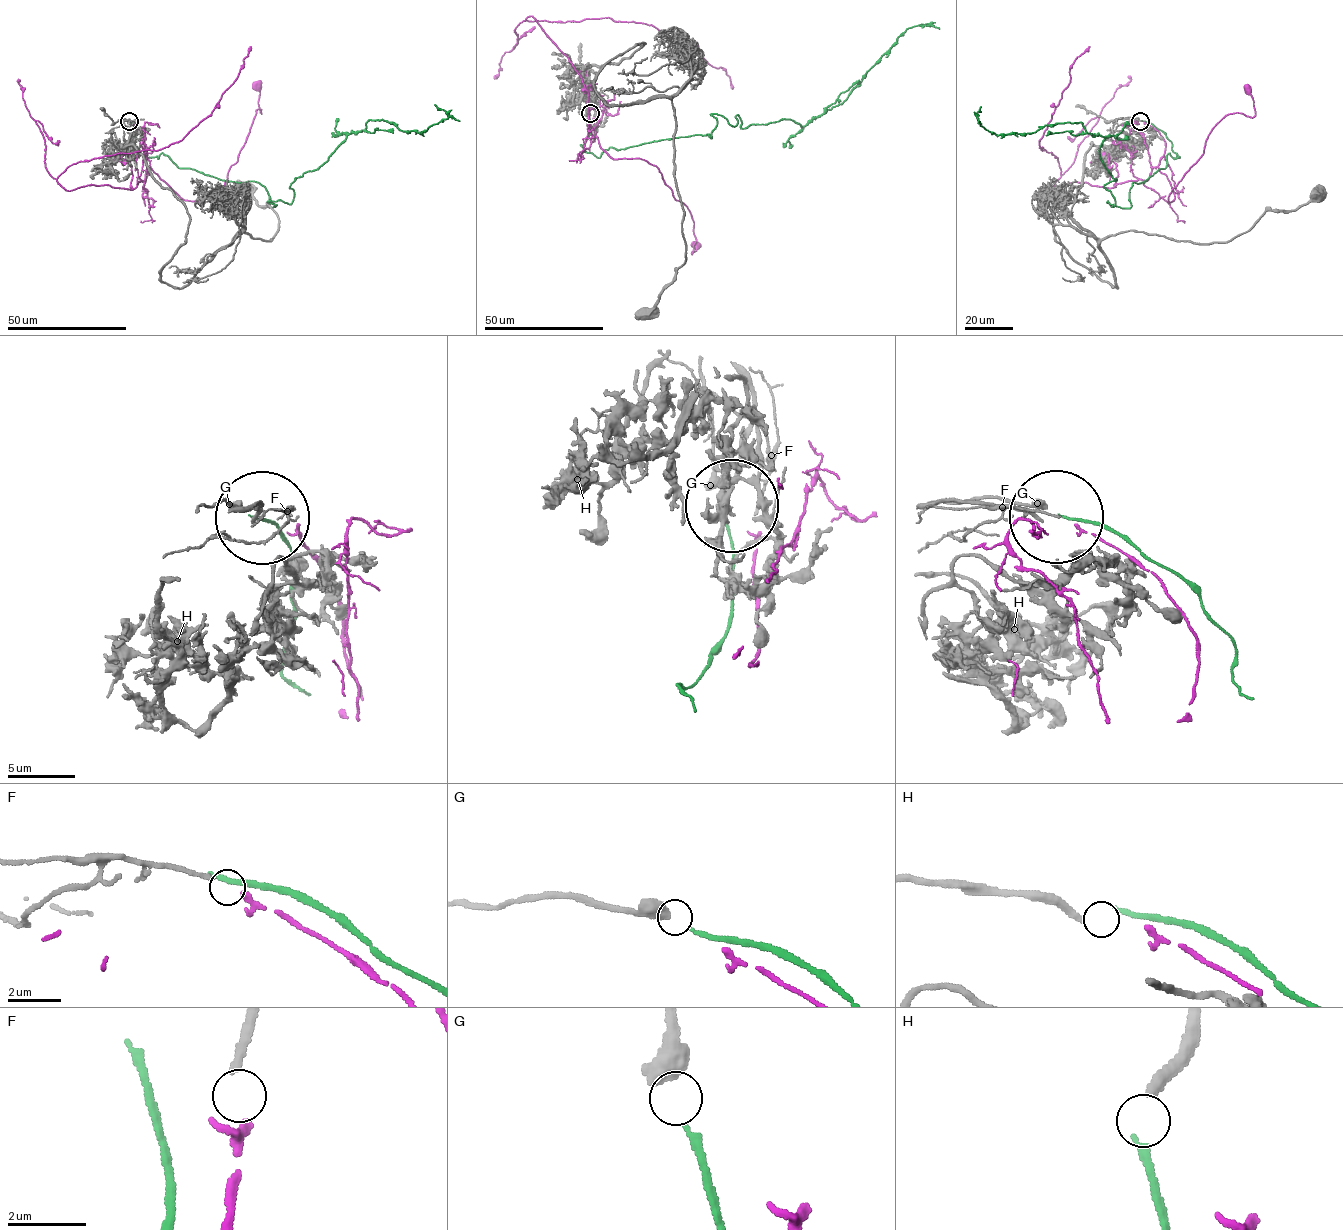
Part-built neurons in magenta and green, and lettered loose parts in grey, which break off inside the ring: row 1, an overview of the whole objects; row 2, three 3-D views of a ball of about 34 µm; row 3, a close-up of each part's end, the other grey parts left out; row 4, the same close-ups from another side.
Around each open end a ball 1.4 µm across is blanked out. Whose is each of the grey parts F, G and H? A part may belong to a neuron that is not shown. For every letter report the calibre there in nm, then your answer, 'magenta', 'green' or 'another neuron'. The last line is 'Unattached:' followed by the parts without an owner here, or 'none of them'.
F: calibre 170 nm; another neuron
G: calibre 600 nm; another neuron
H: calibre 240 nm; another neuron
Unattached: F, G, H

